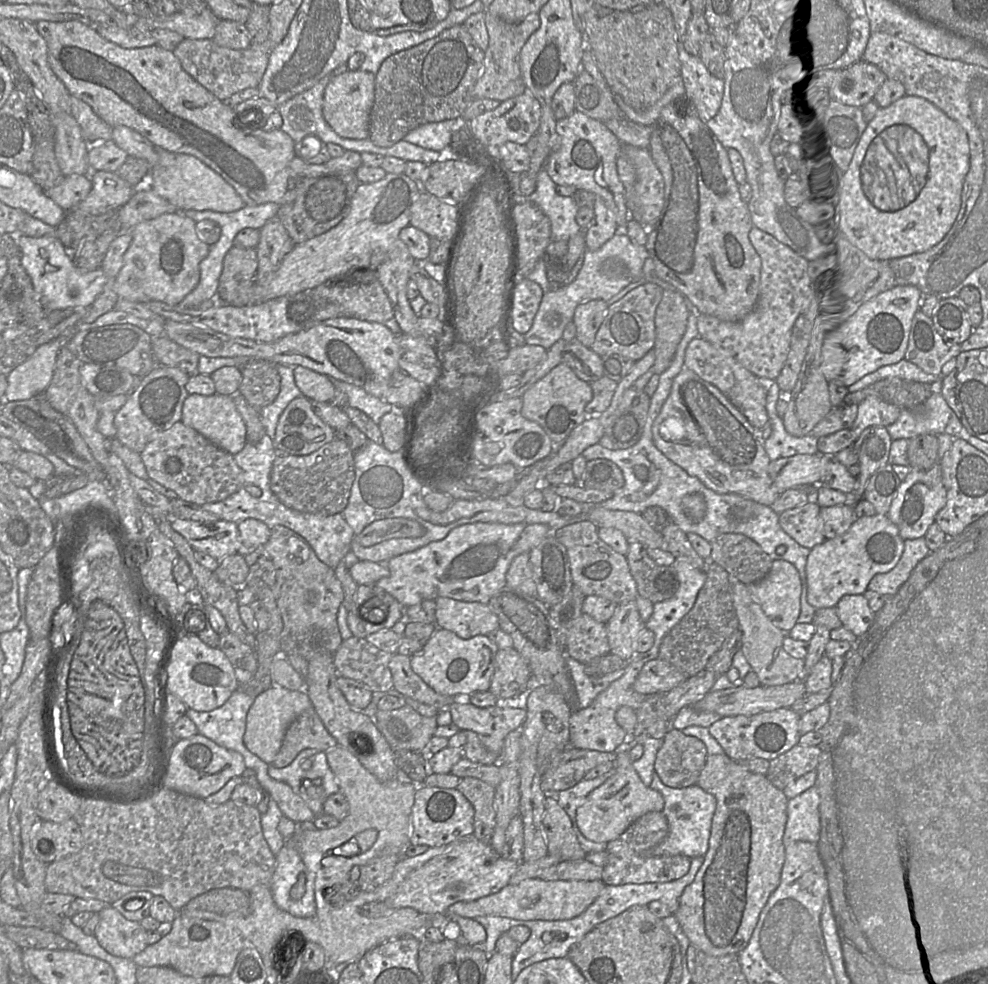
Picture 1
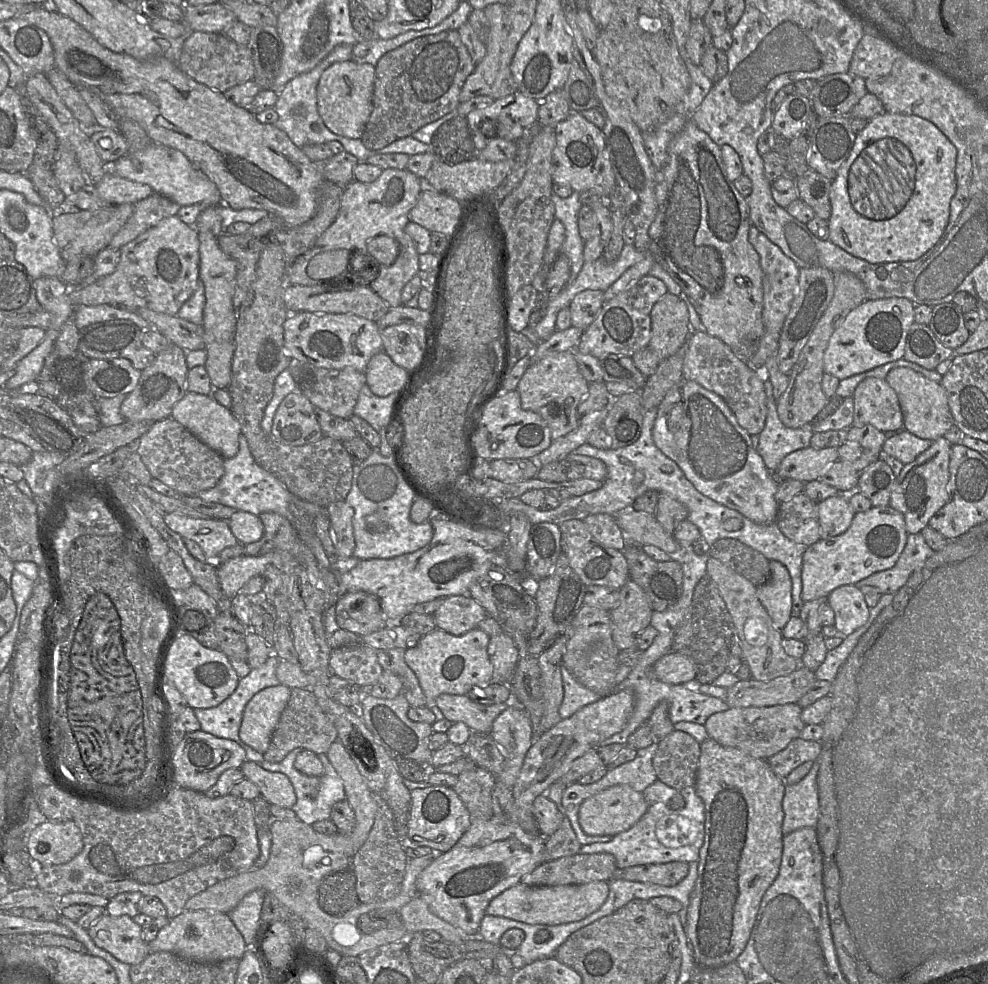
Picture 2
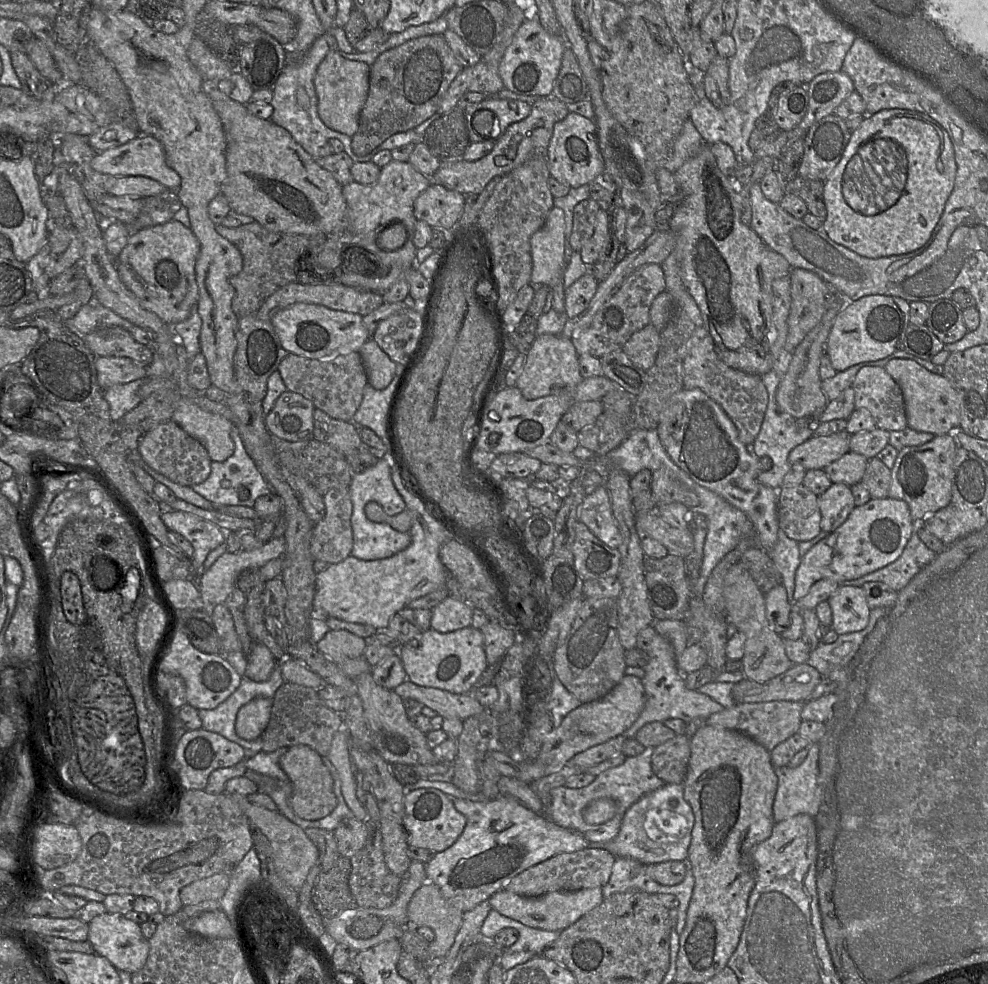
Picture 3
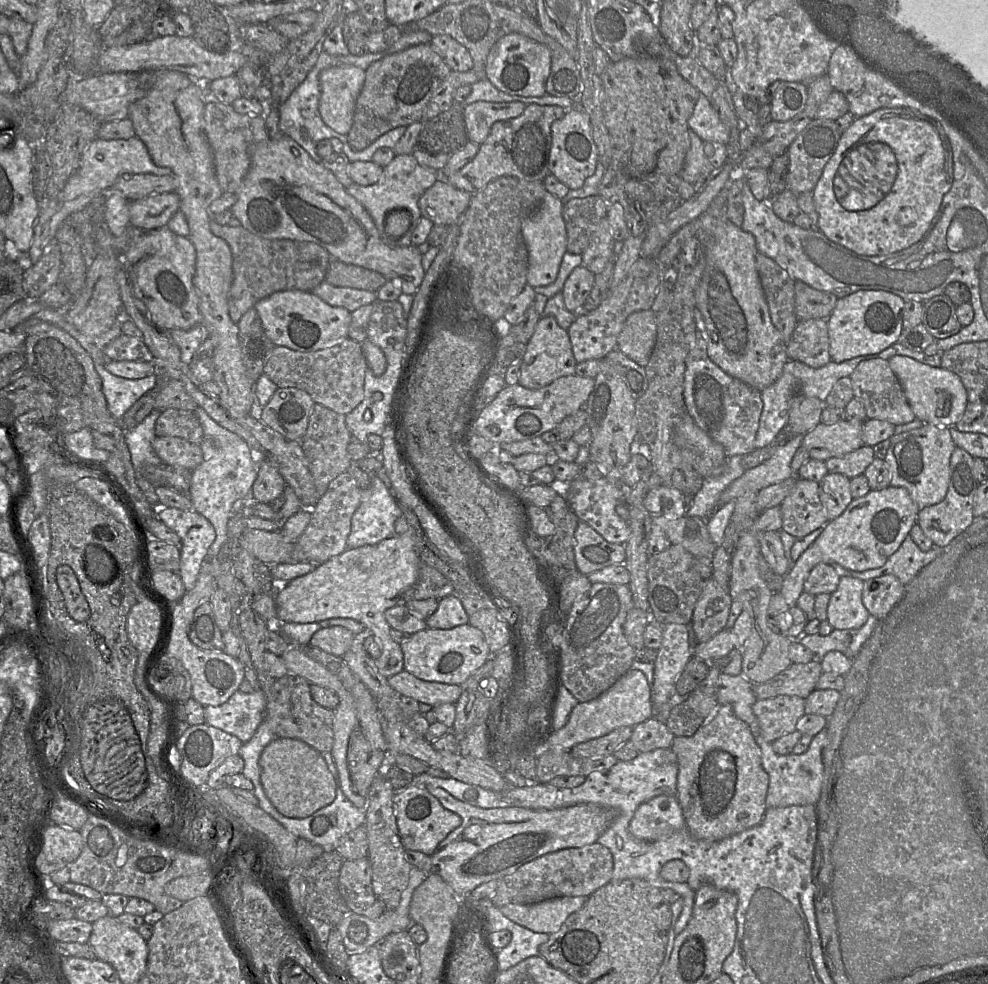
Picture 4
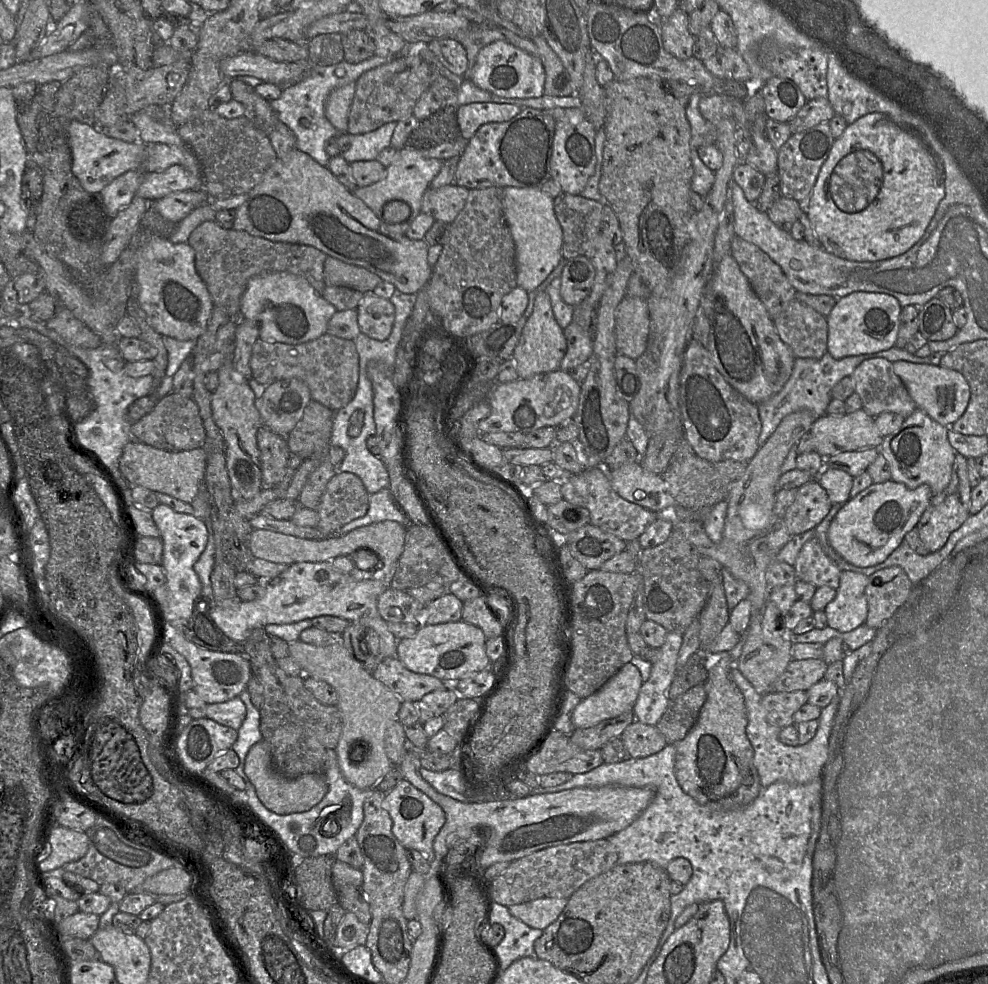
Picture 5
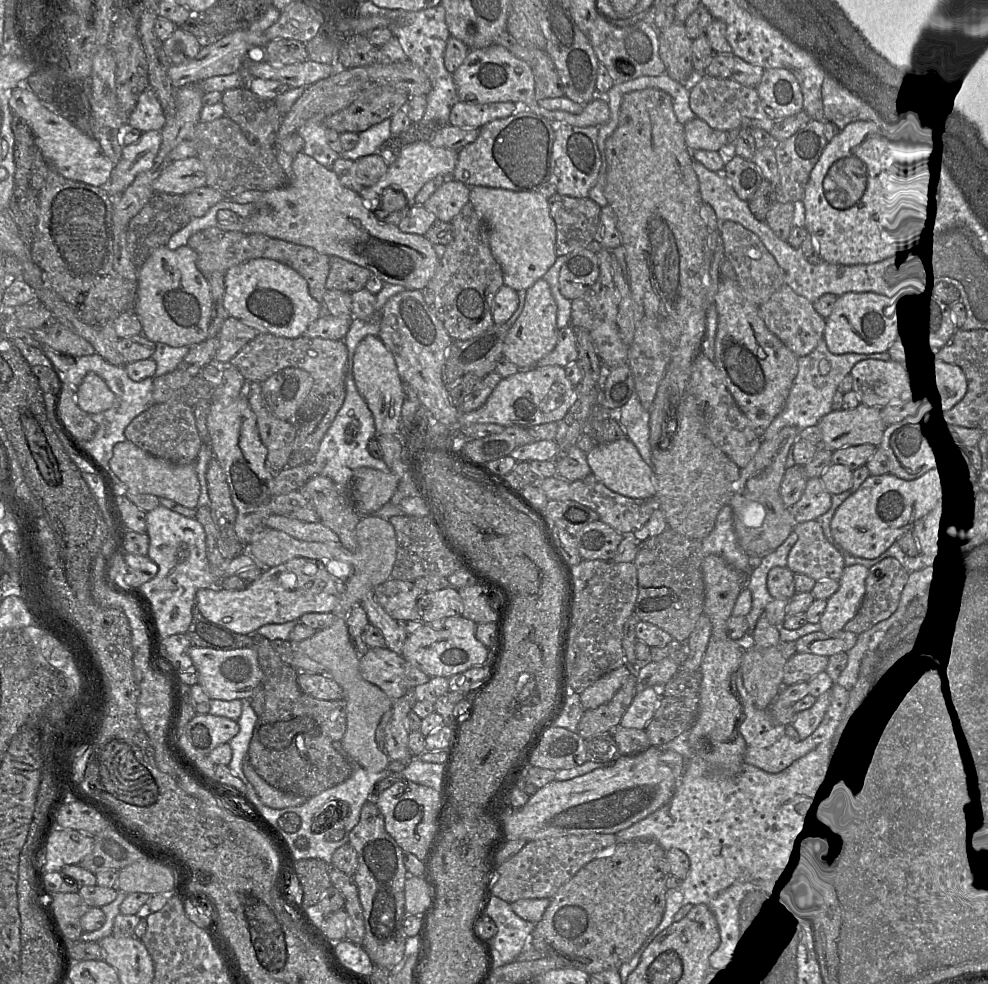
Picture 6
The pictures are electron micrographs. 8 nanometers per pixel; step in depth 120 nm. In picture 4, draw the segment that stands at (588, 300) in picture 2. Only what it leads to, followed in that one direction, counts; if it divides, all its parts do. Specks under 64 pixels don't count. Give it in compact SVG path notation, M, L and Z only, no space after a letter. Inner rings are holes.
M584 265L573 269L567 277L562 295L565 307L573 312L580 313L584 302L593 288L595 274L593 274Z

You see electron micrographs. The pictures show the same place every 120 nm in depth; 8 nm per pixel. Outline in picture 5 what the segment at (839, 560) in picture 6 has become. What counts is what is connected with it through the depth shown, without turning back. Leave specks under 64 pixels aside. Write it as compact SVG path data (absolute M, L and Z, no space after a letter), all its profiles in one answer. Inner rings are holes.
M818 538L808 540L800 550L794 563L796 578L815 587L837 589L841 570L822 550Z

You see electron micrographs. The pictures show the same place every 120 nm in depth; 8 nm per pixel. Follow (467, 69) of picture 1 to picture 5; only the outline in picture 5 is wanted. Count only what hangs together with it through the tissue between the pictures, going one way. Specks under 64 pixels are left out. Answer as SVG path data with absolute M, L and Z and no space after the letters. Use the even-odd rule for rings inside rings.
M399 57L364 72L355 84L347 130L352 135L365 134L388 122L398 122L413 115L416 102L430 87L430 68L427 62L411 67L406 64L405 57Z

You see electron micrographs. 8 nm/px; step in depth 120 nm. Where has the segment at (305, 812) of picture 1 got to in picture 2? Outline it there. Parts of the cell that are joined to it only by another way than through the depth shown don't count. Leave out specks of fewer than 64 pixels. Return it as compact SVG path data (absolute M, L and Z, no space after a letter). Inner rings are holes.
M246 760L240 770L244 778L253 782L258 787L260 796L270 804L291 809L296 803L294 788L285 774L265 770L250 760Z

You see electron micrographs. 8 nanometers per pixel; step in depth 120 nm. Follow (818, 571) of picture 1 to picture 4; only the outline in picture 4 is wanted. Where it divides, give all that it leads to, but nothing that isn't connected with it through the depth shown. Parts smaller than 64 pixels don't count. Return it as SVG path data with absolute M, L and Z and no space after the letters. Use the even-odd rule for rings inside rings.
M889 486L882 490L871 490L865 496L853 499L839 517L827 522L816 541L804 551L796 562L792 563L790 570L784 576L779 593L790 607L797 605L799 596L804 592L805 580L819 563L839 564L848 570L859 572L882 567L888 558L898 550L904 539L909 536L913 525L917 524L919 511L920 508L911 499L908 491L902 487Z

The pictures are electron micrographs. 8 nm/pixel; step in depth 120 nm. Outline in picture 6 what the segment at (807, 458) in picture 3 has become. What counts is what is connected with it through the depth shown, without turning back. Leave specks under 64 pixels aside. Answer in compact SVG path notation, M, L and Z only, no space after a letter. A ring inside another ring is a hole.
M860 403L853 409L832 410L817 424L822 432L822 446L835 451L846 446L872 444L879 446L887 425L881 416L881 408L874 408Z

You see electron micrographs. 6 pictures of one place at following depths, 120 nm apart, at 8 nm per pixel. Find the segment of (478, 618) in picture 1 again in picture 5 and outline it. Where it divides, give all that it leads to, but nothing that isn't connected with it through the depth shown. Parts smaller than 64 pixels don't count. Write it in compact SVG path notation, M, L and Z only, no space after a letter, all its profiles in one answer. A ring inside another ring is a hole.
M451 592L424 604L421 609L421 623L435 625L462 620L463 602Z

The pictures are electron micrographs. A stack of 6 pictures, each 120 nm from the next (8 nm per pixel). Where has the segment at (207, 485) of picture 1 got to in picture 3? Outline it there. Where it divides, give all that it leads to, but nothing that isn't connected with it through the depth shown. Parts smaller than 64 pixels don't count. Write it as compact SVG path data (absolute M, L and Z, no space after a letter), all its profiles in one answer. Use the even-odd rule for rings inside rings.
M172 420L160 423L143 433L137 450L142 460L152 469L183 486L200 484L211 472L212 460L205 447Z

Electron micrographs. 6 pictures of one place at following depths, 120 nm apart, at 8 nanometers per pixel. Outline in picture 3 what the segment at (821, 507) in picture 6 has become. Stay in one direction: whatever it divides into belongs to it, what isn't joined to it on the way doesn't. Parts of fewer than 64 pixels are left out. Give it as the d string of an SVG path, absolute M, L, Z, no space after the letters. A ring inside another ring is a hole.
M803 484L778 490L778 524L787 537L804 542L815 538L821 530L818 496Z

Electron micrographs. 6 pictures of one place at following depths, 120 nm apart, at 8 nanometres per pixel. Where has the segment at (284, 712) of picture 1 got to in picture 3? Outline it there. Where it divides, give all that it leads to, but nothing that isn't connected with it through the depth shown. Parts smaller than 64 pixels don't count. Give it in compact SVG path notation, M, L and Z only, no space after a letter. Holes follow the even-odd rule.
M257 697L237 713L235 731L240 738L254 740L264 732L271 714L273 698Z

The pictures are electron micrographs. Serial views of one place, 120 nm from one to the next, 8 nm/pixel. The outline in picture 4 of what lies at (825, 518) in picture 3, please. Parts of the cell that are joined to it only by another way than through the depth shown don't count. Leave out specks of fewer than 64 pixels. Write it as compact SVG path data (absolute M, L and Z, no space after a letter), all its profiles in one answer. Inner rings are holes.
M829 472L819 482L820 498L828 521L839 517L852 502L850 481L851 479L843 474Z

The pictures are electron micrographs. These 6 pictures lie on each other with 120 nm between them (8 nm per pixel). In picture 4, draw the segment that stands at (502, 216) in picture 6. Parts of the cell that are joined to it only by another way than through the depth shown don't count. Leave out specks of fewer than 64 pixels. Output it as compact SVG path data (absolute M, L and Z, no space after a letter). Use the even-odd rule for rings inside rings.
M546 191L538 209L522 222L522 235L528 250L526 279L527 284L533 288L547 286L555 281L567 251L567 231L562 210L562 200Z

